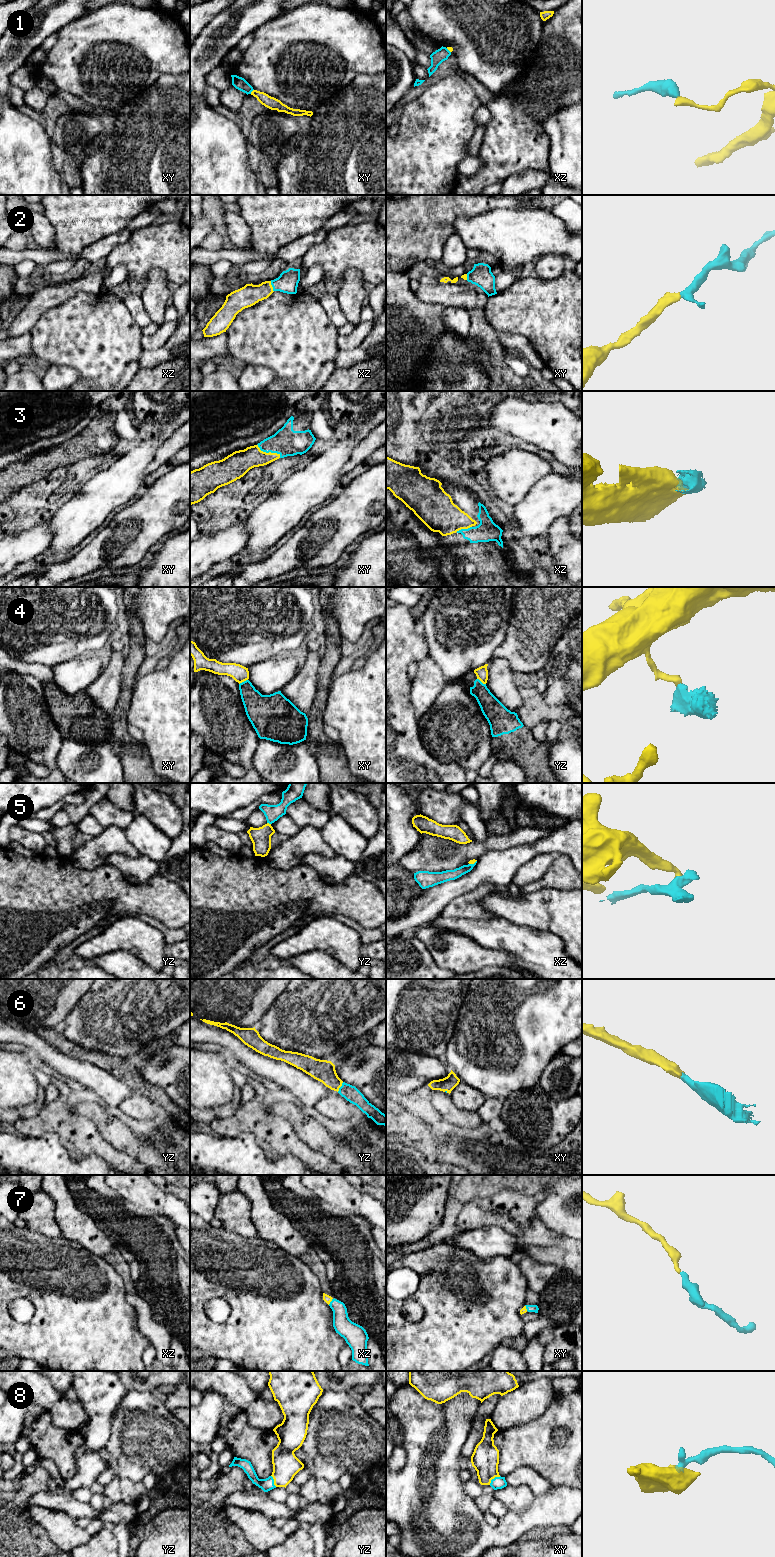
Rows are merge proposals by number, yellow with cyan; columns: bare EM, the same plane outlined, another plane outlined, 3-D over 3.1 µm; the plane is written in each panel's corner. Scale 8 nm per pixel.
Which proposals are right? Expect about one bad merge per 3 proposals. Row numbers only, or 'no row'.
2, 3, 6, 7, 8

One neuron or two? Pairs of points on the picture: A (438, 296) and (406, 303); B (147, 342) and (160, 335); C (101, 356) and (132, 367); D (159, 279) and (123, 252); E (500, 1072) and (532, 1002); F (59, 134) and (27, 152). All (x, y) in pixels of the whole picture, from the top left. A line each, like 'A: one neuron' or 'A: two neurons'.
A: two neurons
B: one neuron
C: two neurons
D: two neurons
E: one neuron
F: two neurons

